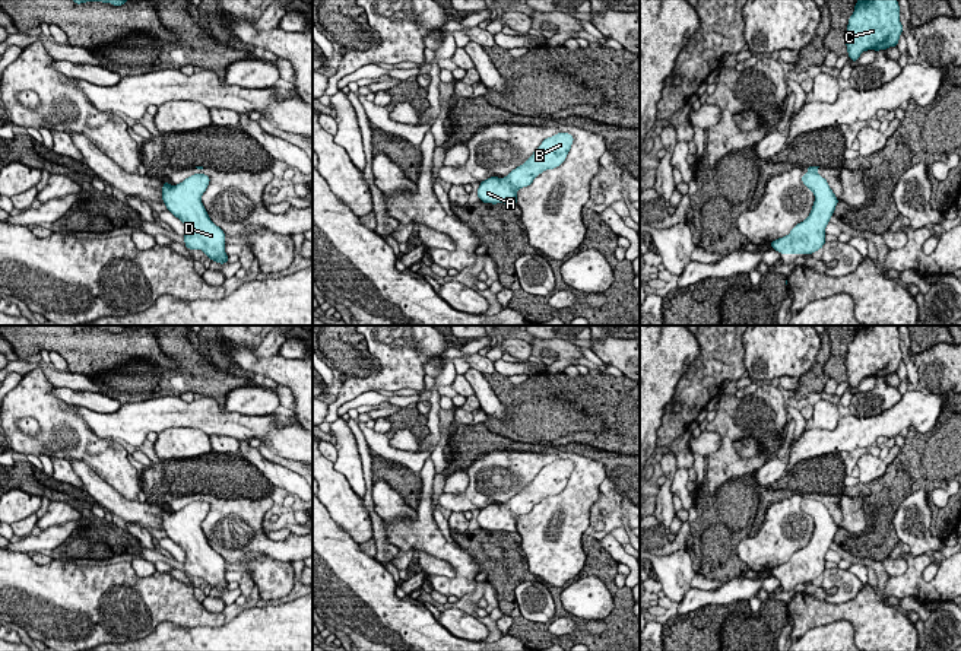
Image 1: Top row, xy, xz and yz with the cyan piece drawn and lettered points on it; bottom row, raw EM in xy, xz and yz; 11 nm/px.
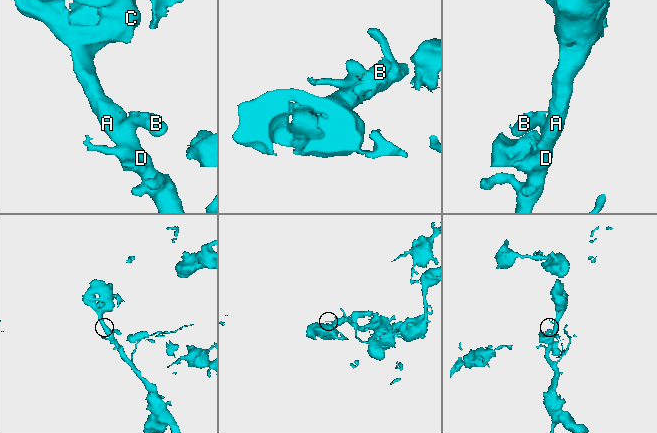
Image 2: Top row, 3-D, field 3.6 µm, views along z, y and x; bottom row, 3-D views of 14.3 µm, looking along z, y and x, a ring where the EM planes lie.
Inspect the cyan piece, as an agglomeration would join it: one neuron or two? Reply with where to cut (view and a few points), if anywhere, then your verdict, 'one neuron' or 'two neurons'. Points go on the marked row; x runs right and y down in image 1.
yz (809, 171), (815, 174), (818, 183), (827, 184) | two neurons

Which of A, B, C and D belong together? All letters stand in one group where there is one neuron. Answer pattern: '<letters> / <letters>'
A C D / B

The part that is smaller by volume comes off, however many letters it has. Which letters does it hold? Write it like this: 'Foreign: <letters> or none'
Foreign: B

